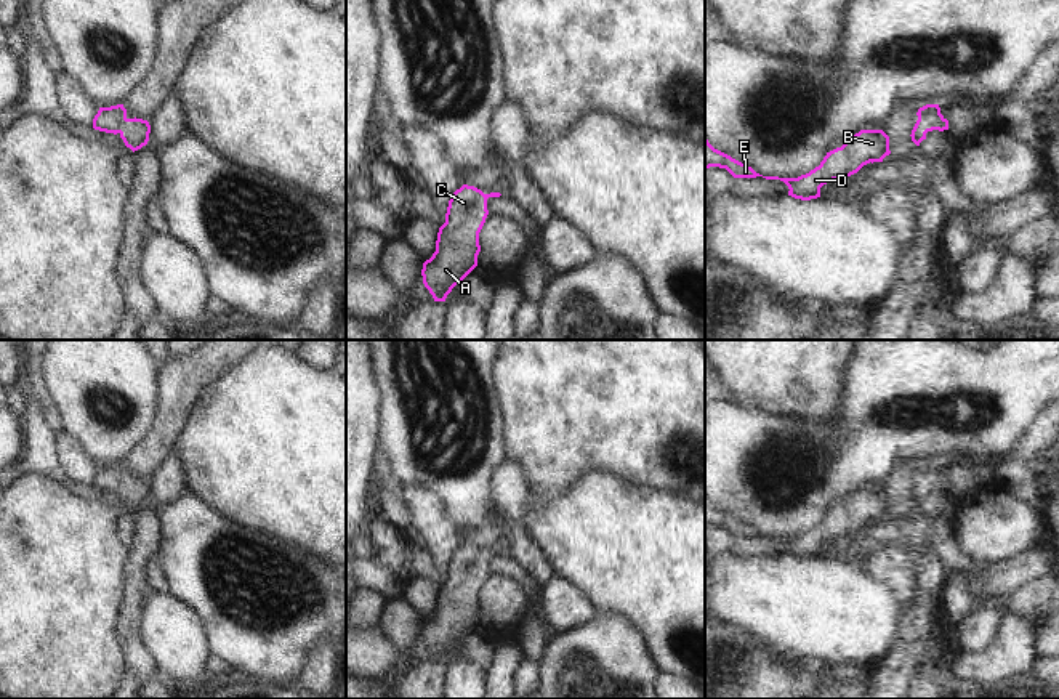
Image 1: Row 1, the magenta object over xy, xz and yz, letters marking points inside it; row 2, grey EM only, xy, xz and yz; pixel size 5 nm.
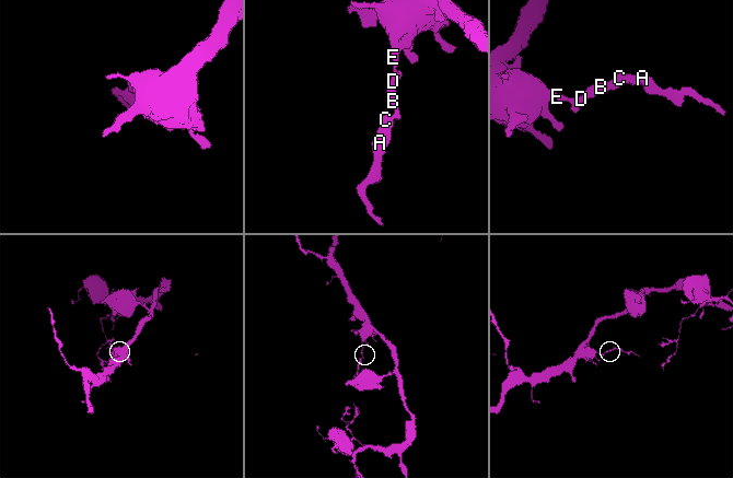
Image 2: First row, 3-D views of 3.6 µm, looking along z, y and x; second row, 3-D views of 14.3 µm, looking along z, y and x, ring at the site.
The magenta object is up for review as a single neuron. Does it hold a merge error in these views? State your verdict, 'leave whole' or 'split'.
leave whole

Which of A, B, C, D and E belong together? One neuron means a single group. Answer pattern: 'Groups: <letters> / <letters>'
Groups: A B C D E

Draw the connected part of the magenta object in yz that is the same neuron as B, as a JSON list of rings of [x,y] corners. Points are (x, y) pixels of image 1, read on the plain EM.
[[[860,489],[851,499],[848,499],[841,507],[836,507],[823,516],[819,526],[798,537],[779,537],[779,535],[763,535],[766,539],[780,539],[788,545],[788,555],[801,560],[811,560],[820,556],[820,547],[833,539],[848,537],[857,532],[864,524],[873,521],[883,521],[889,515],[889,495],[883,489]]]

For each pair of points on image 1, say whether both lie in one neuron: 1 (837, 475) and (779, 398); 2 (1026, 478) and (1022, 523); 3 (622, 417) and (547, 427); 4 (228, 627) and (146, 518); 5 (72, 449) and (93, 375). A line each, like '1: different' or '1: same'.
1: different
2: different
3: same
4: different
5: different

